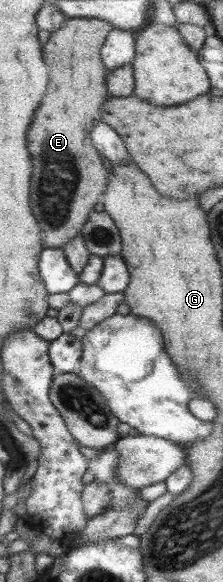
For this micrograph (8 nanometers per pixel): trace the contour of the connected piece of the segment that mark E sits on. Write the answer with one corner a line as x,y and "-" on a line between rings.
65,18
61,28
49,33
42,47
42,59
47,67
47,90
27,128
27,150
33,166
29,182
29,206
41,229
41,244
44,248
62,248
77,235
93,211
92,205
101,199
106,188
108,173
92,145
89,130
101,120
101,105
109,97
105,85
106,68
100,58
100,49
111,29
111,24
99,18

